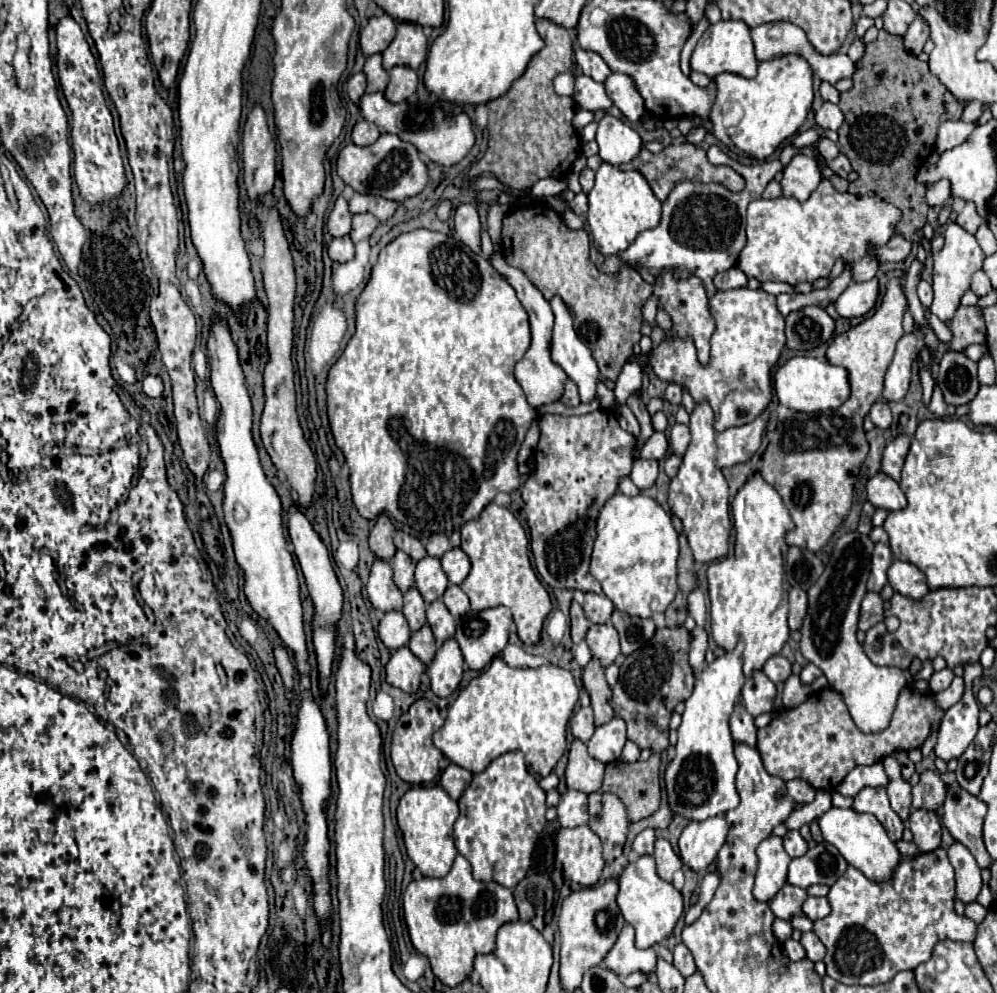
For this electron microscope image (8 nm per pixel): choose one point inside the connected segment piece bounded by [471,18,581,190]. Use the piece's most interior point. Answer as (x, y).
(531, 137)

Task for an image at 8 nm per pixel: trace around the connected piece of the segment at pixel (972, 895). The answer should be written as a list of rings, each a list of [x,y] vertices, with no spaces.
[[[955,842],[949,848],[949,862],[955,868],[955,880],[957,880],[957,898],[963,904],[971,904],[977,900],[979,890],[981,890],[981,870],[975,862],[975,858],[971,858],[971,852]]]

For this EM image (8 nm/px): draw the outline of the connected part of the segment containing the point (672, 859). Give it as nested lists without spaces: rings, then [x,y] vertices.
[[[659,838],[657,842],[655,842],[655,860],[657,860],[657,874],[663,878],[663,880],[667,880],[667,882],[671,882],[671,878],[673,878],[673,874],[677,872],[677,870],[681,870],[681,866],[683,866],[683,862],[681,862],[681,858],[675,854],[675,850],[671,848],[671,844],[667,842],[667,840],[663,840],[663,838]]]

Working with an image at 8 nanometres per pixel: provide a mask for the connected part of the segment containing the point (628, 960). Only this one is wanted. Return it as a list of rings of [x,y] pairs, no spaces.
[[[625,924],[621,930],[615,946],[609,950],[607,958],[603,960],[603,966],[613,970],[619,976],[629,976],[633,972],[655,972],[657,964],[657,954],[653,948],[647,950],[637,950],[633,944],[633,928]]]

